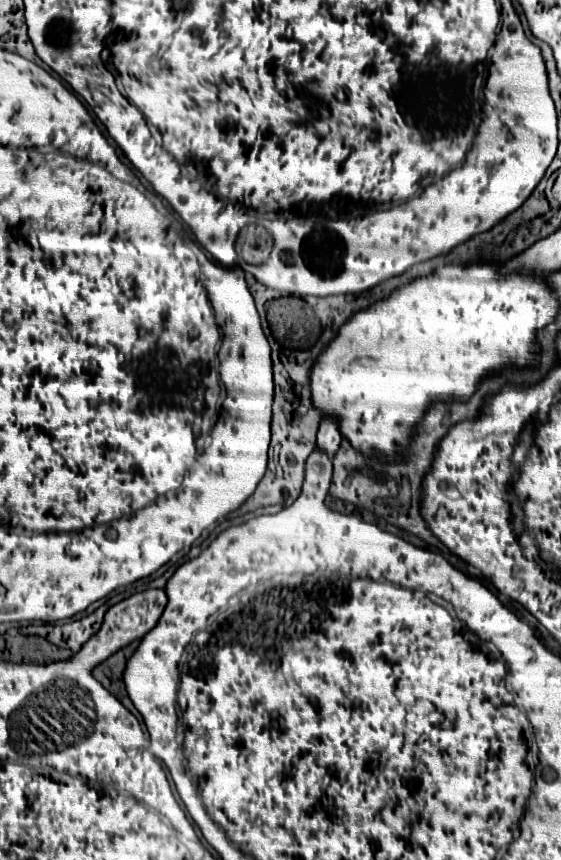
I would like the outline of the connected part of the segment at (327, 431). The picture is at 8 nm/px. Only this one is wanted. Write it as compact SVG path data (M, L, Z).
M334 415L324 417L320 423L320 429L318 429L318 447L324 449L332 457L336 453L336 449L340 447L340 441L342 441L342 435L340 435L336 417Z

